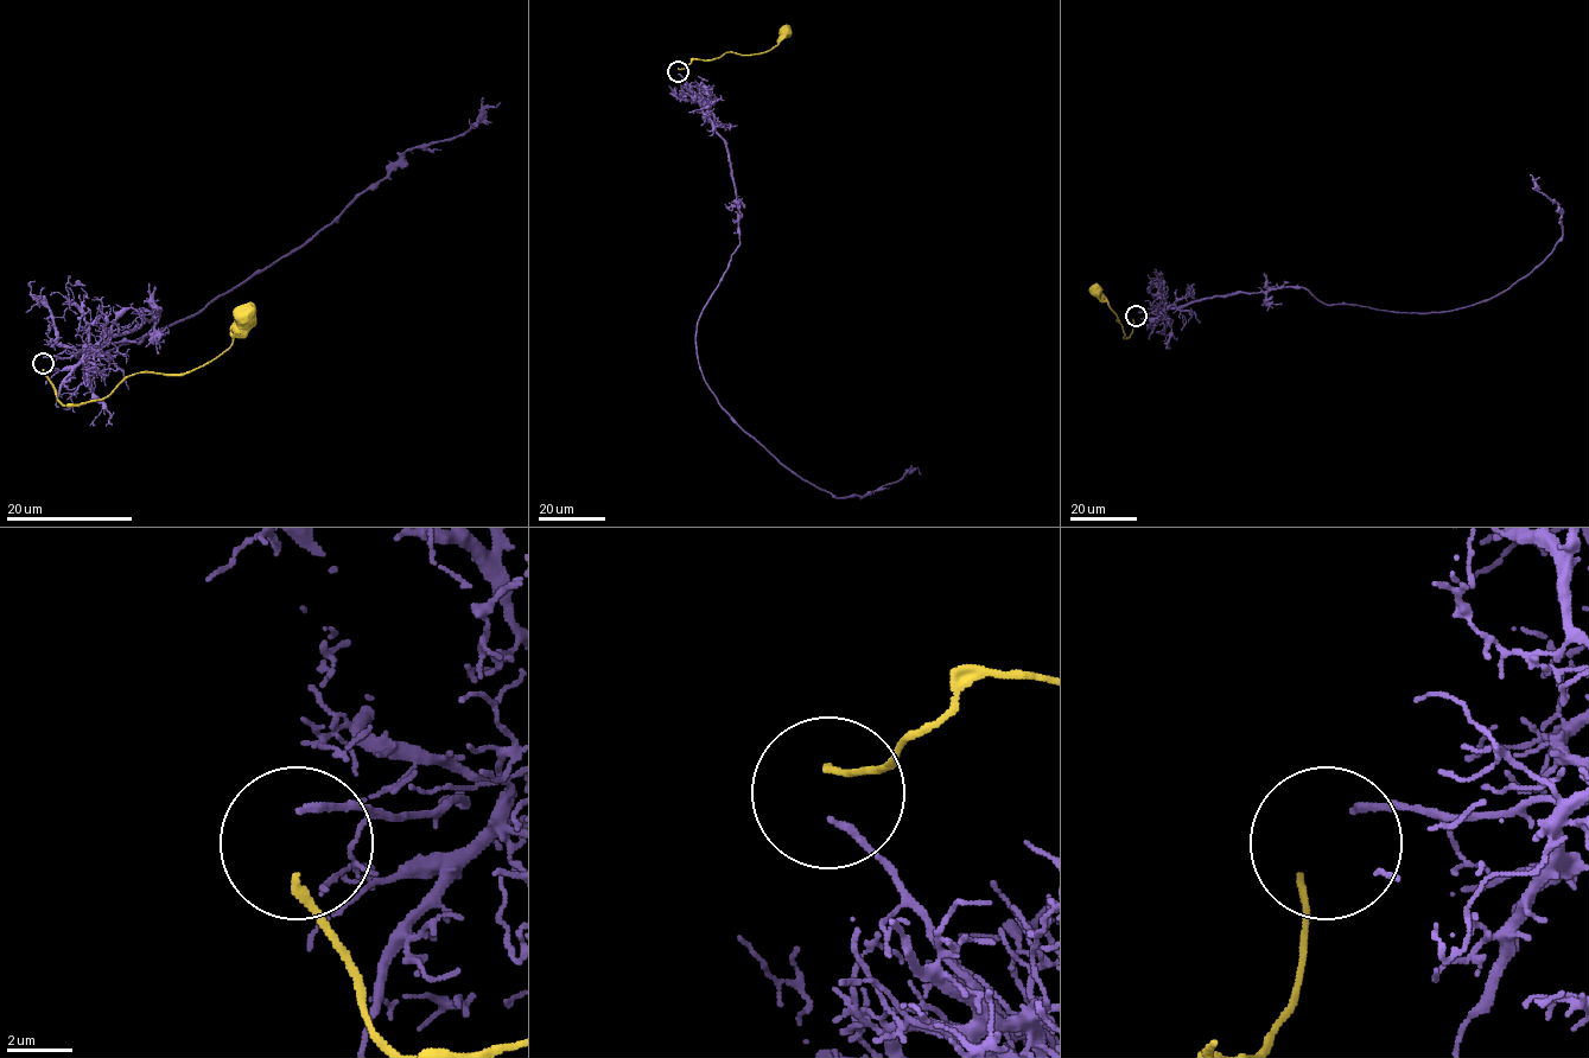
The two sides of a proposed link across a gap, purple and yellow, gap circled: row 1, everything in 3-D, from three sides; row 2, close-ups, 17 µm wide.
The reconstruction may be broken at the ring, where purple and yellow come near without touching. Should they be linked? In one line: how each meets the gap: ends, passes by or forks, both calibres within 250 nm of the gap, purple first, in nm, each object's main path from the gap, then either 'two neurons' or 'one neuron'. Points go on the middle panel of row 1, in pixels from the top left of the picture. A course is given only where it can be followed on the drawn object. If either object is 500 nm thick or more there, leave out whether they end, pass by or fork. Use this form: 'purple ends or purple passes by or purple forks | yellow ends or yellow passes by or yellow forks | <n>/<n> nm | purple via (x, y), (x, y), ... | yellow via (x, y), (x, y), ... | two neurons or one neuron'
purple ends | yellow ends | 240/240 nm | purple via (678, 74), (724, 141), (738, 208), (739, 246), (697, 323), (703, 378), (742, 429), (836, 497), (920, 475) | yellow via (678, 68), (693, 59), (711, 59), (726, 52), (754, 55), (768, 51), (786, 31) | one neuron

